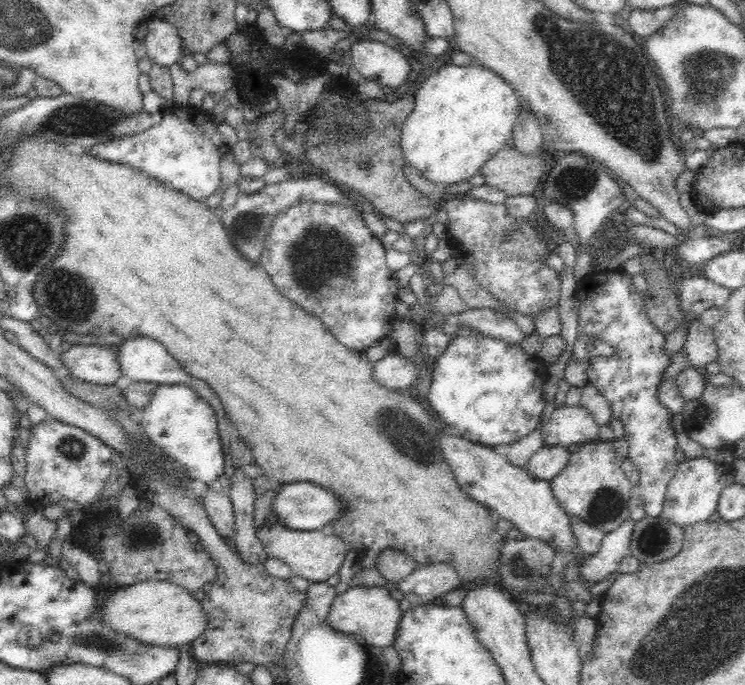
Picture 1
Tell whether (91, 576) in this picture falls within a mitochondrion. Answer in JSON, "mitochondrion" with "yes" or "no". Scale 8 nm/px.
{"mitochondrion":"no"}

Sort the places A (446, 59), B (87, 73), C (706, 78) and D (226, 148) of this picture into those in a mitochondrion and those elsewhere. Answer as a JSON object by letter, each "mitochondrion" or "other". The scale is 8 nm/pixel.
{"A":"other","B":"other","C":"mitochondrion","D":"other"}

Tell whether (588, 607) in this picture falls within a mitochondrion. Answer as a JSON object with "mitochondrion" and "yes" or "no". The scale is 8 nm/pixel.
{"mitochondrion":"no"}

